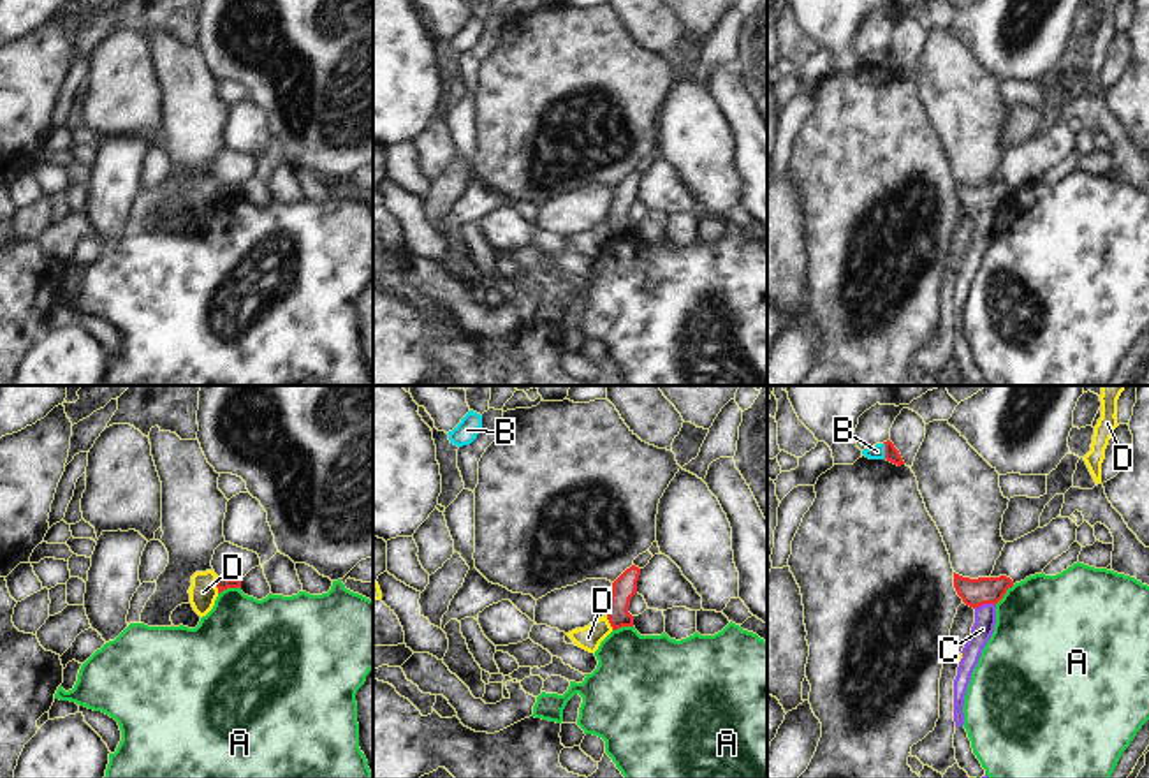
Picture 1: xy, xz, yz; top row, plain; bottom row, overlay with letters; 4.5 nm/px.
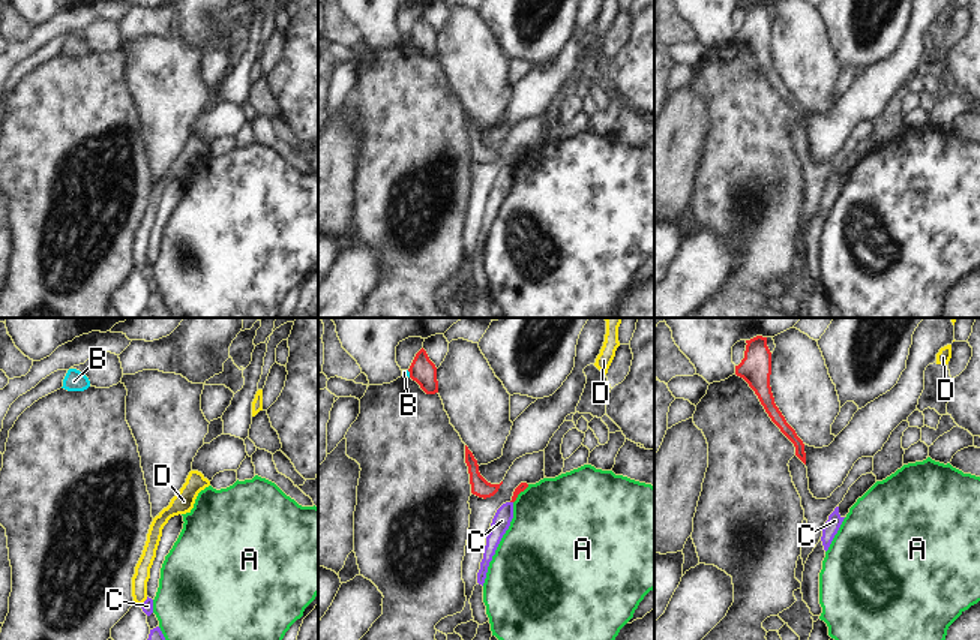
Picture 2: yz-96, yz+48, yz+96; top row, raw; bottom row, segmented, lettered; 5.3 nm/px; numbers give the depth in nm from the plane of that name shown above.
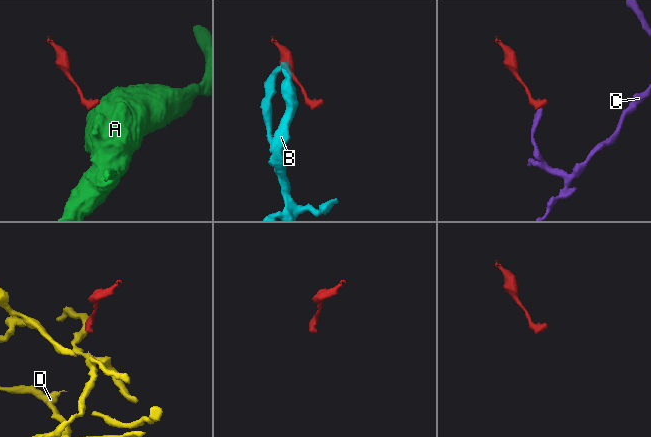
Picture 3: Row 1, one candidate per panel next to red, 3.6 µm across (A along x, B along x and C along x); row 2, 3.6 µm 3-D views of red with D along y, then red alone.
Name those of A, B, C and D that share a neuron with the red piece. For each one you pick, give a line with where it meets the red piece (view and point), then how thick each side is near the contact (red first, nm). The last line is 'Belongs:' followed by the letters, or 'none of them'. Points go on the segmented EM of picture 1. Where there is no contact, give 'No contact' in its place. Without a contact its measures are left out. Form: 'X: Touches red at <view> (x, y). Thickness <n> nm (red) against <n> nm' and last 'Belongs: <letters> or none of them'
Belongs: none of them

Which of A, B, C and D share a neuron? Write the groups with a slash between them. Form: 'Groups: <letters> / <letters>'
Groups: A / B / C / D

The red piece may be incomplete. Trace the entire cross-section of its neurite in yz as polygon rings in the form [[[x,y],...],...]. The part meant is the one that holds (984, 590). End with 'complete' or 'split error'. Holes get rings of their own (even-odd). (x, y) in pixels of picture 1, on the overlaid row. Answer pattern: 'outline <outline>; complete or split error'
outline [[[954,572],[954,588],[962,602],[973,609],[984,604],[998,604],[1014,581],[1006,576],[970,579]]]; complete

